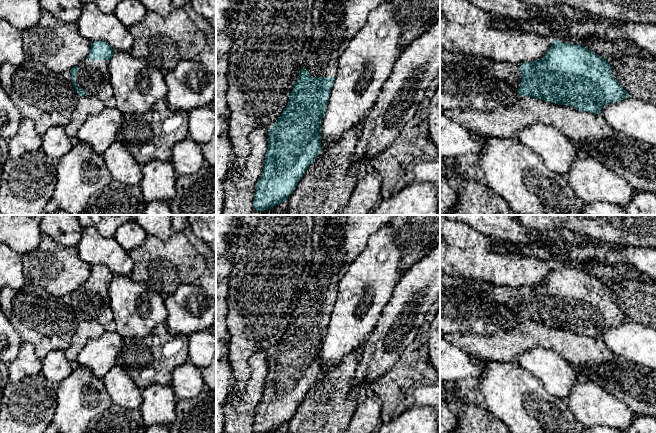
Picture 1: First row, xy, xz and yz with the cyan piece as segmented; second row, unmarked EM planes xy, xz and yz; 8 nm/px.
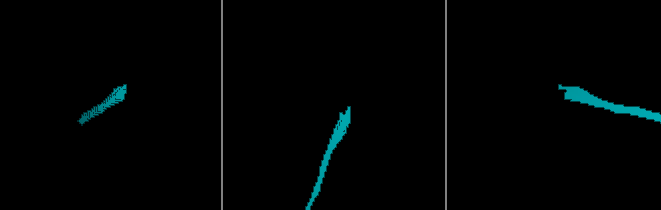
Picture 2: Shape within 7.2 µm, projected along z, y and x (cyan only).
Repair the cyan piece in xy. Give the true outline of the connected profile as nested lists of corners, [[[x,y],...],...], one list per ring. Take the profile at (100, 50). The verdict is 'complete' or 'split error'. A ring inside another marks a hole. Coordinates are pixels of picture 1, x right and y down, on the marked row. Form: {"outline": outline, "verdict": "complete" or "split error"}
{"outline": [[[94,41],[89,55],[70,70],[72,85],[81,97],[112,102],[113,89],[108,66],[113,54],[114,50],[107,42]]], "verdict": "split error"}

